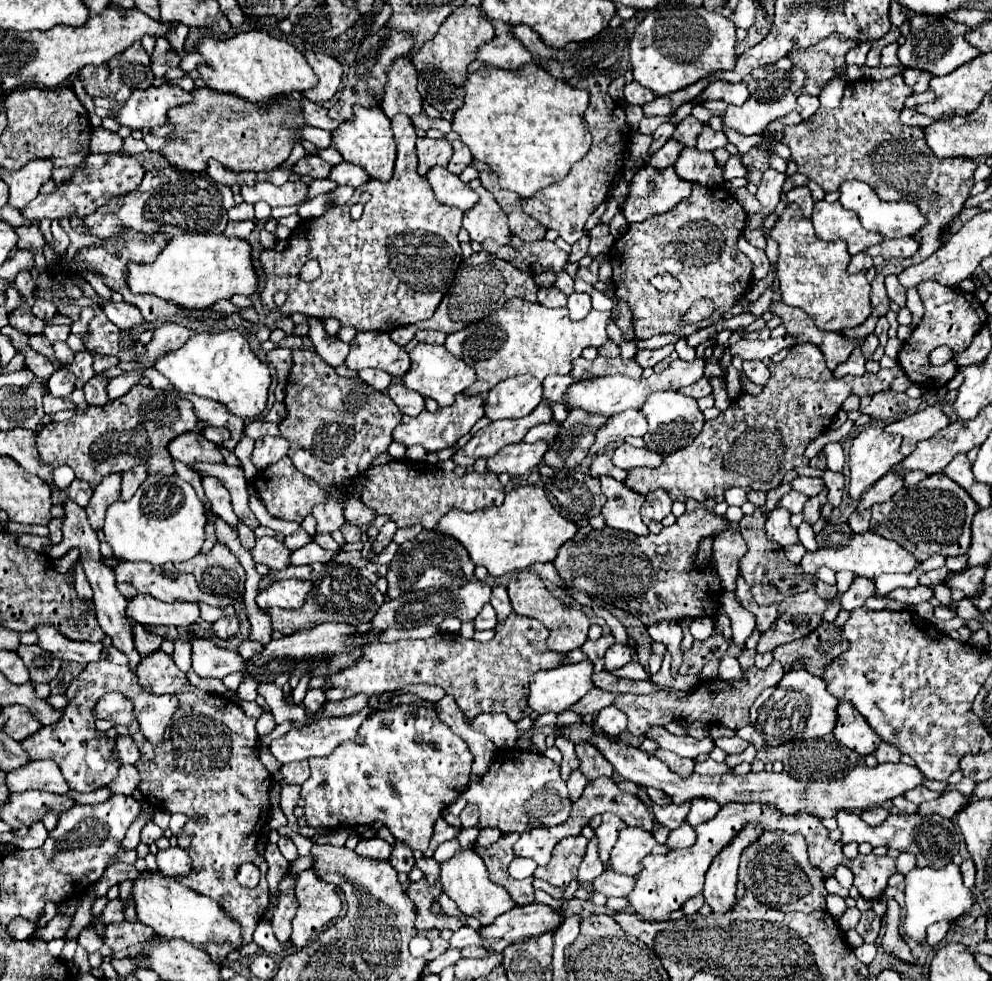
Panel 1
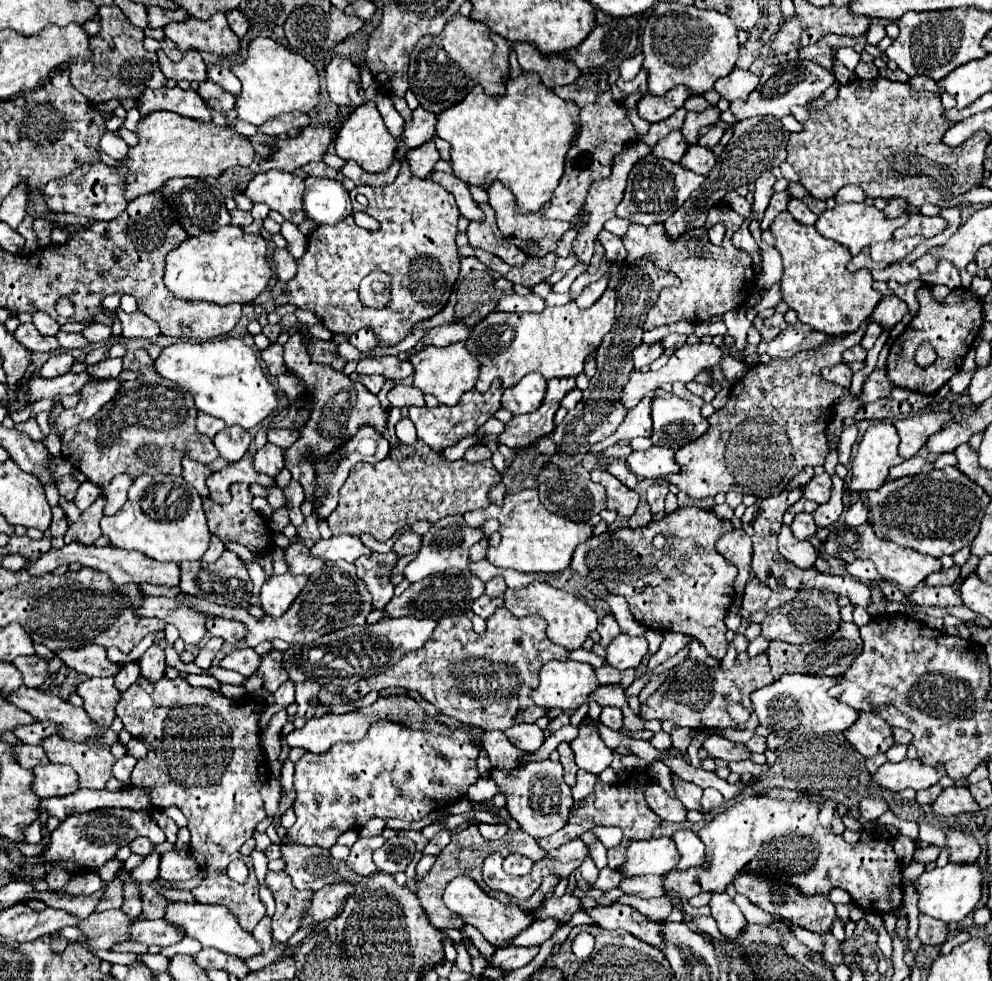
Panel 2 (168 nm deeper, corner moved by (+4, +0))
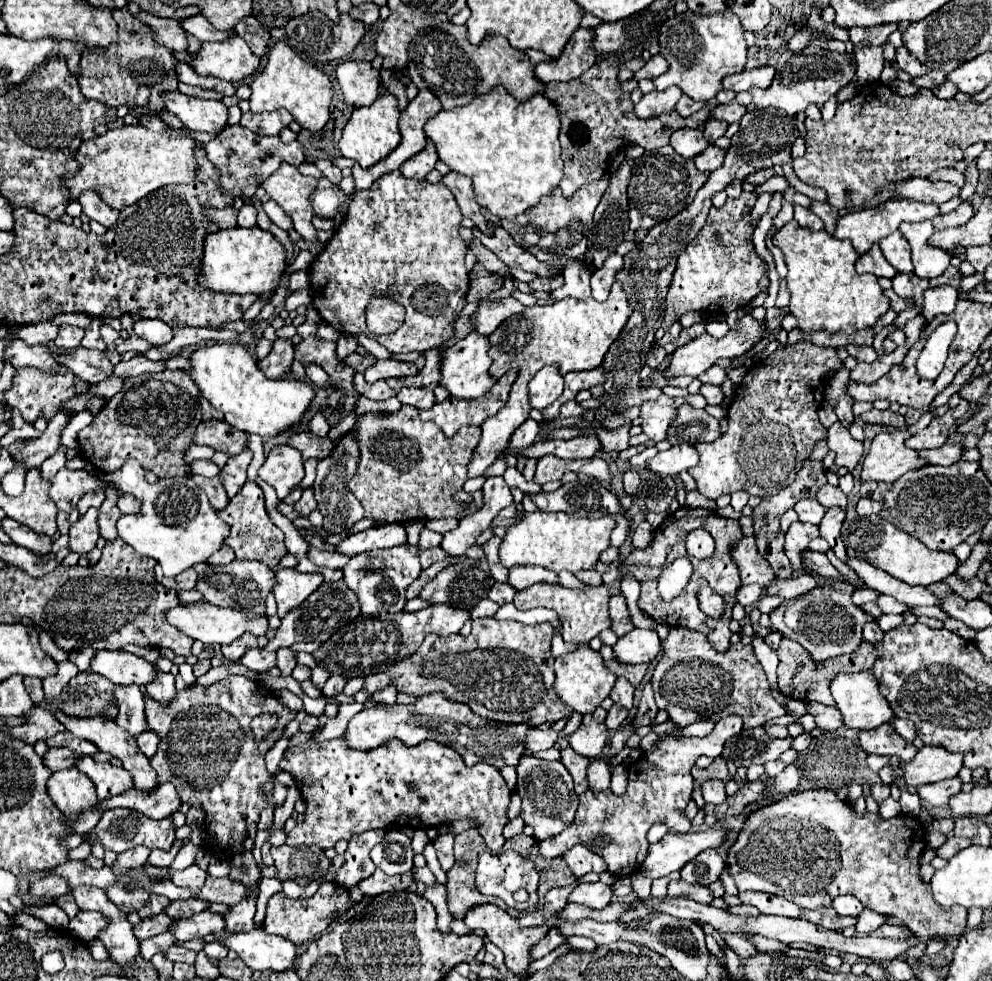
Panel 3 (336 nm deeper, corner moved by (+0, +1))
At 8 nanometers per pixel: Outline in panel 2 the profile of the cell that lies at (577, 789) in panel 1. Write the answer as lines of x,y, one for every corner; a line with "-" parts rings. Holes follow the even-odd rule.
580,769
576,779
578,781
572,787
572,797
574,797
574,801
582,801
582,799
586,799
594,791
594,785
598,781
598,775
592,775
592,773
586,773
586,771

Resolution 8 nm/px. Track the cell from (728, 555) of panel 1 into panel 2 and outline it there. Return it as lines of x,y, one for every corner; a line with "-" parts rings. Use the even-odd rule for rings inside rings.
736,529
734,533
722,535
720,541
716,541
716,549
720,555
724,555
730,563
738,567
738,577
736,577
736,593
742,593
746,587
746,581
754,577
754,571
750,567
752,561
752,541
746,535
744,529

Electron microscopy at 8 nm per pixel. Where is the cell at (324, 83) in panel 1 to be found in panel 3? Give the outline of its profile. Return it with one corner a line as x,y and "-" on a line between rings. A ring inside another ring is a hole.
346,60
336,66
336,80
344,100
352,106
370,106
378,98
380,72
372,70
368,62

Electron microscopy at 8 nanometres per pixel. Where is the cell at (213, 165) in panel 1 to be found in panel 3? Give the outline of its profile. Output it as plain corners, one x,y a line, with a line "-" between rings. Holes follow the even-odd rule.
240,124
238,126
226,126
204,148
206,148
208,160
214,166
218,166
222,192
230,194
232,198
242,198
242,200
252,196
254,190
262,184
262,180
266,180
274,170
278,170
278,166
282,162
298,166
306,160
304,148
298,140
294,140
290,144
284,144
284,142
280,142
278,136
258,136
258,134
242,128

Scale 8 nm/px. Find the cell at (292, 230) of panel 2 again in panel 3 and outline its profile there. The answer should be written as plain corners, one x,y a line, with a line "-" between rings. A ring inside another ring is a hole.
268,200
268,202
264,204
264,210
266,210
266,214
270,216
270,220
272,220
276,226
280,226
282,230
292,230
292,220
290,220
290,216
286,216
276,202

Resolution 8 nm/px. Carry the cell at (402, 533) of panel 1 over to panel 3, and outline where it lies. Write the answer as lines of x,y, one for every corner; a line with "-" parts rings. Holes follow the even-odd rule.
426,520
424,528
432,530
432,532
440,532
440,534
444,534
444,532
448,532
450,528
454,528
456,524
458,524
458,520

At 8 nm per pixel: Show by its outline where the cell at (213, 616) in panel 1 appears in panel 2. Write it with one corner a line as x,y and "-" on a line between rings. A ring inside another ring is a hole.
214,617
208,621
208,633
212,637
220,637
226,643
238,643
244,641
248,635
248,629
232,619
222,619
222,617

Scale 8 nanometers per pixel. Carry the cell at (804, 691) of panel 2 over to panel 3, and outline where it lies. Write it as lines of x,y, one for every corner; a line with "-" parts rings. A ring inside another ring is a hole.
872,672
840,674
832,680
830,690
836,700
836,708
842,714
842,722
848,728
870,730
888,722
894,714
888,700
880,694
878,682

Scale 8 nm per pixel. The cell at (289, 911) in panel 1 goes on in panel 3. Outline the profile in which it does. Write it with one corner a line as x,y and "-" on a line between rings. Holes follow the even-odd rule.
322,882
318,892
308,898
308,900
290,900
284,892
276,892
270,900
268,900
268,908
266,908
266,918
264,918
264,930
268,934
276,934
282,938
288,938
290,942
294,942
296,946
304,944
306,940
322,934
328,924
332,922
336,912
344,912
348,904
348,890
344,890
340,884
336,882

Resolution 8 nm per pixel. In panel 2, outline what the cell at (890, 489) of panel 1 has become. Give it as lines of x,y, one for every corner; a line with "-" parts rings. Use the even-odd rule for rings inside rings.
910,457
910,459
906,459
904,463
900,463
900,465
896,465
894,469
890,469
888,481
894,481
894,479
906,477
906,475
930,473
932,469
934,469
934,463
932,463
932,461
926,461
926,459
922,459
922,457

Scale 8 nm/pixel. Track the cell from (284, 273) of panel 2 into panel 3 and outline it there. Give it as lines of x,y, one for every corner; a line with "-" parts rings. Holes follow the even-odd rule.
296,270
290,276
290,290
298,290
298,288
308,288
310,286
310,276
306,270

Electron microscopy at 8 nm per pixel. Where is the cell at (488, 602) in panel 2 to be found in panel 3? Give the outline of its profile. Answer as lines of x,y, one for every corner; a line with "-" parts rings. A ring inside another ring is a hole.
496,582
496,584
490,588
488,598
490,598
492,602
496,602
496,604
506,604
506,602
512,602
514,594
516,594
516,590
514,590
510,584
506,584
506,582

